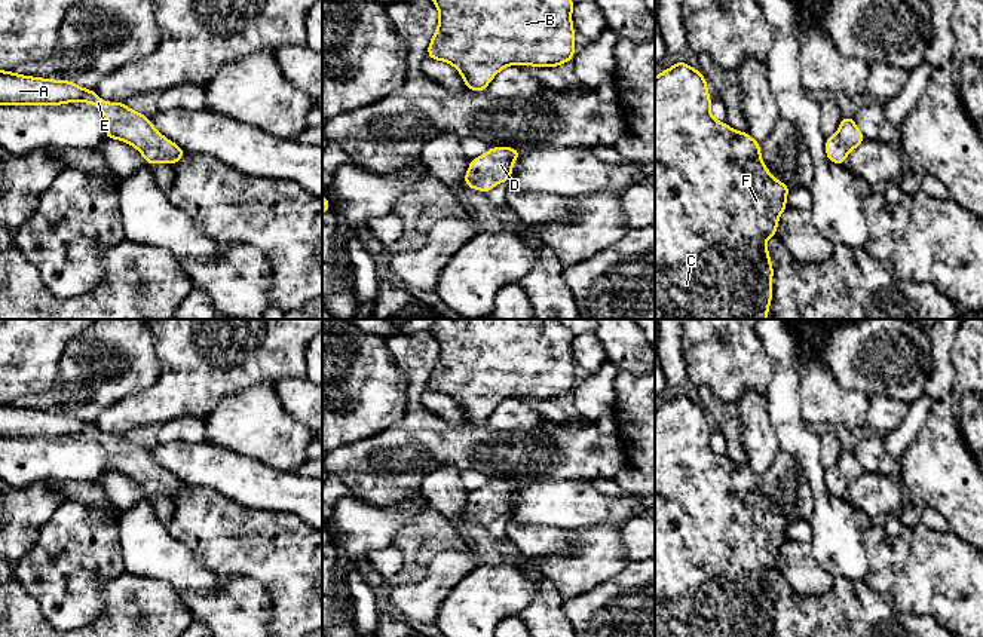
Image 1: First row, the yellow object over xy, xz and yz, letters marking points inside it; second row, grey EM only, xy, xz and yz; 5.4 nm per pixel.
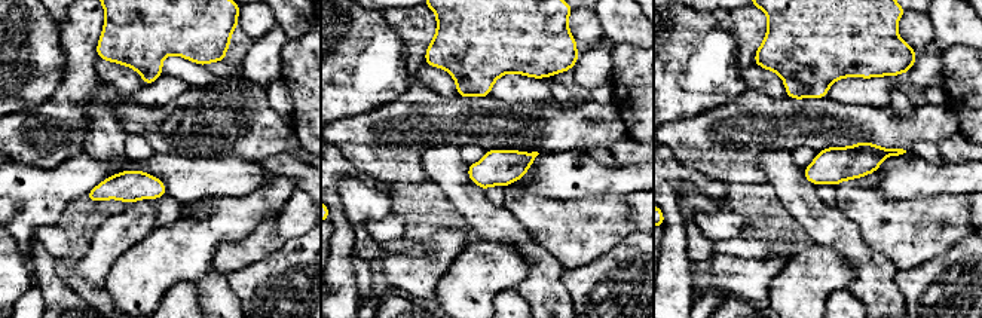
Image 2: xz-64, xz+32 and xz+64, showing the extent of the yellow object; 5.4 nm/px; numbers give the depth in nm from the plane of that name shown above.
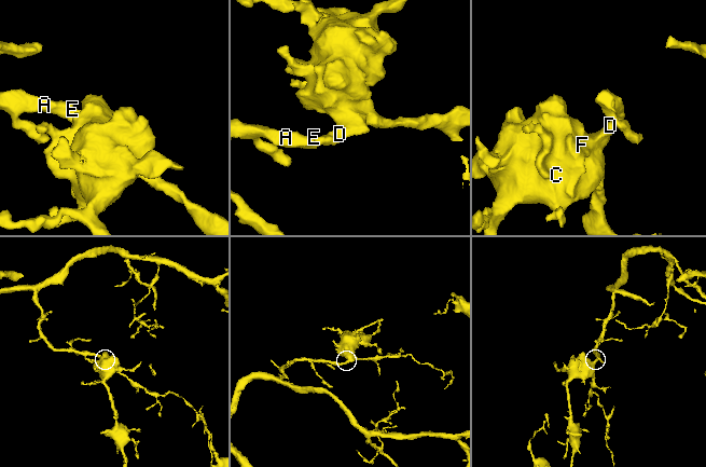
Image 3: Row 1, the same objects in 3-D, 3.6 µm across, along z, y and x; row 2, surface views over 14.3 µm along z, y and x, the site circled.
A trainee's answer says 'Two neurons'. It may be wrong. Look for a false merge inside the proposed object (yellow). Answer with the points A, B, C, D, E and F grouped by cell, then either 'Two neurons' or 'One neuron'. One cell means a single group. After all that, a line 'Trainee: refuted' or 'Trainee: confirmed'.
Groups: A B C D E F. One neuron
Trainee: refuted

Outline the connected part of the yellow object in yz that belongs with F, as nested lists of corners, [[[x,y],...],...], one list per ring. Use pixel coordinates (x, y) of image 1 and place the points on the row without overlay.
[[[683,393],[655,410],[655,637],[771,637],[774,598],[765,572],[777,569],[777,555],[787,540],[790,520],[772,511],[760,490],[760,477],[747,465],[737,465],[729,457],[714,453],[710,437],[702,405]]]

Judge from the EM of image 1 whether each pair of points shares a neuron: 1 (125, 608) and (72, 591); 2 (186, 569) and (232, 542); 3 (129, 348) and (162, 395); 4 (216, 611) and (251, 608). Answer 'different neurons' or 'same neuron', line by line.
1: different neurons
2: different neurons
3: different neurons
4: same neuron

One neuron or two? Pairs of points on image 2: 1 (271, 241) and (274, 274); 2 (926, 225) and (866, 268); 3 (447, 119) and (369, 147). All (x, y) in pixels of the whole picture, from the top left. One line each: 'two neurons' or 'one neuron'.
1: two neurons
2: two neurons
3: one neuron

